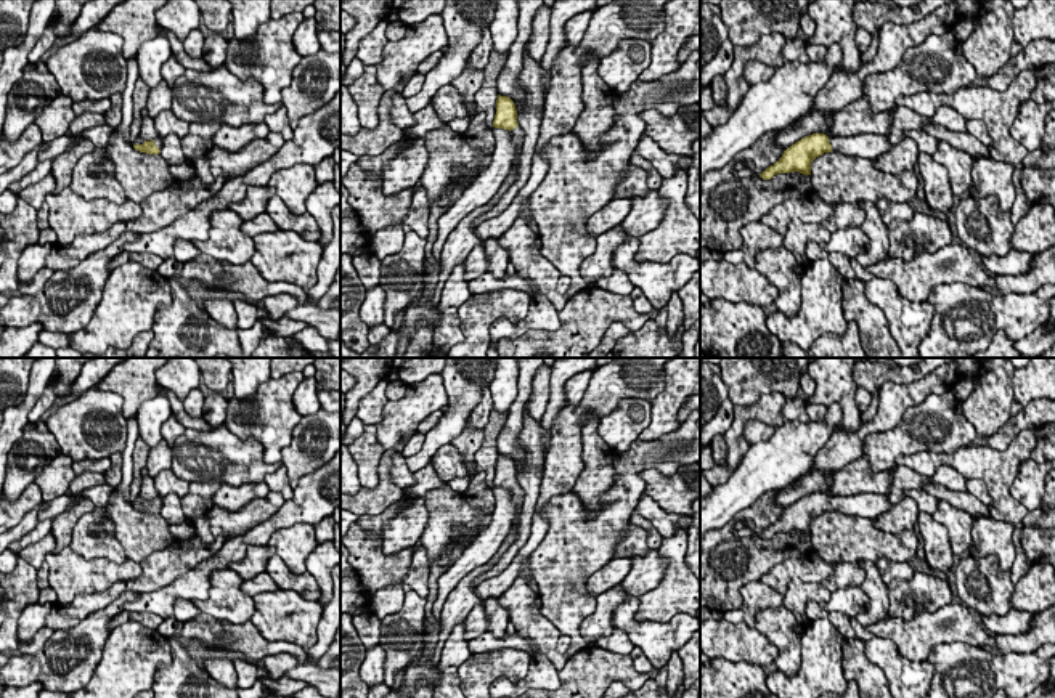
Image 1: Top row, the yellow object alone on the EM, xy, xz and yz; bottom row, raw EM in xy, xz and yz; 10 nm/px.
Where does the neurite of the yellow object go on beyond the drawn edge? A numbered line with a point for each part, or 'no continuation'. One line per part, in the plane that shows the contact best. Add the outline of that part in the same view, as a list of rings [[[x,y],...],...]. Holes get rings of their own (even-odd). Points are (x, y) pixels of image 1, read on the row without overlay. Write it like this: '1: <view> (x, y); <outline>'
1: xz (508, 503); [[[493,488],[495,510],[488,526],[480,531],[475,541],[466,547],[461,557],[438,578],[438,594],[432,605],[434,618],[440,618],[445,600],[450,592],[466,578],[472,570],[485,565],[503,546],[507,538],[512,521],[523,502],[523,489]]]

